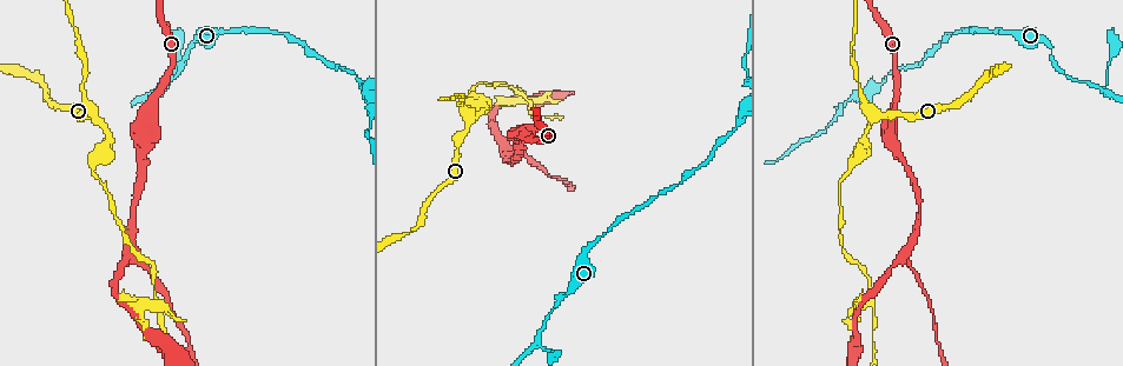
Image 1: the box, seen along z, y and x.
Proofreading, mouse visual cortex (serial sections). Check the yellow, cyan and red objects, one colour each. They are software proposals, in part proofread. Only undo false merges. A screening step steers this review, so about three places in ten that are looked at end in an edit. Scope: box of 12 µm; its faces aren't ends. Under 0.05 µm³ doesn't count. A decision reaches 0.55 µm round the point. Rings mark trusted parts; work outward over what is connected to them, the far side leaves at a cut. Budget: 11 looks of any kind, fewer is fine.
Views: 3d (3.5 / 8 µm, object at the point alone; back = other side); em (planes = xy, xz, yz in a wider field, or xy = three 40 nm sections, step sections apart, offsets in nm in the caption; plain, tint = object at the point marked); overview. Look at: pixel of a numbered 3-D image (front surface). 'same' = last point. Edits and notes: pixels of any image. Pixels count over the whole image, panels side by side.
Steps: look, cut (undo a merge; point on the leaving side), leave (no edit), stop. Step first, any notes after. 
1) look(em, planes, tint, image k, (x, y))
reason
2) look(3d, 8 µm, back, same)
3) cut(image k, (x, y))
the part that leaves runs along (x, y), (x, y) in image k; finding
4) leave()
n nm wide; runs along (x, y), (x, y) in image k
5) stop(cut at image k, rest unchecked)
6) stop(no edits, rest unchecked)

look(3d, 3.5 µm, image 1, (81, 80))
a narrow waist

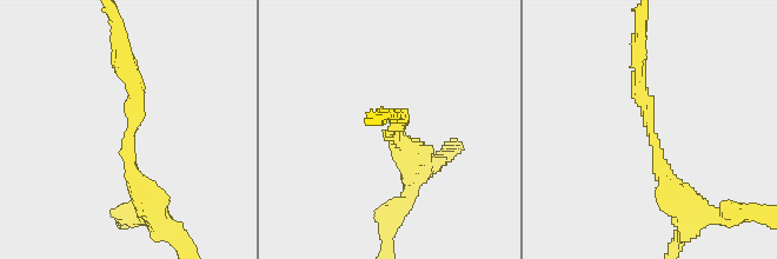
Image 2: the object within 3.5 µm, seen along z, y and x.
look(em, xy, step 1, tint, image 2, (125, 133))
arms of 200, 300 nm; need the tissue

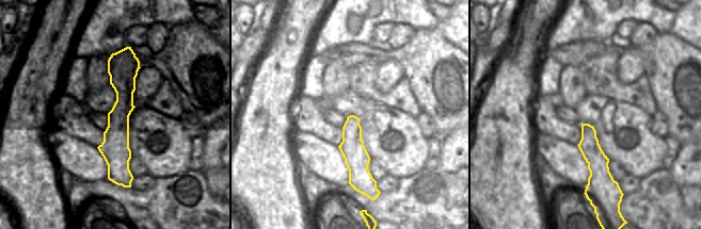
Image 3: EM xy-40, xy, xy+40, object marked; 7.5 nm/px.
leave()
runs along (128, 49), (128, 183) in image 3; one cell here

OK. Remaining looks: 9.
look(3d, 3.5 µm, image 1, (1051, 52))
sudden change in width

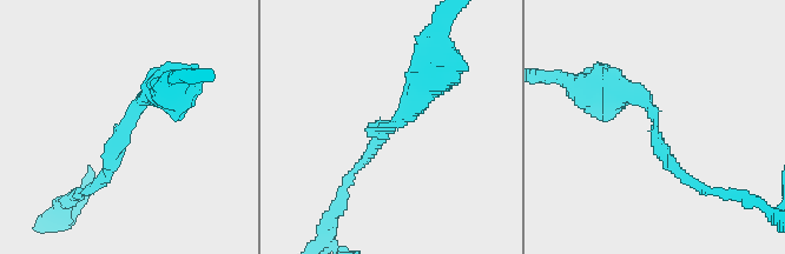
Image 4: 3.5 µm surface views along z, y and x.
look(em, xy, step 5, plain, image 4, (126, 126))
arms of 150, 350 nm; shape alone is not enough

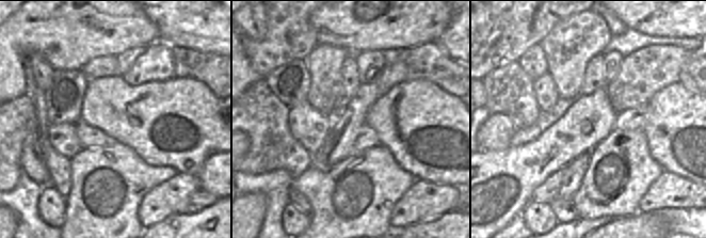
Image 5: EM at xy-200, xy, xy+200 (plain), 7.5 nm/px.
look(em, xy, step 5, tint, same)
with the object marked

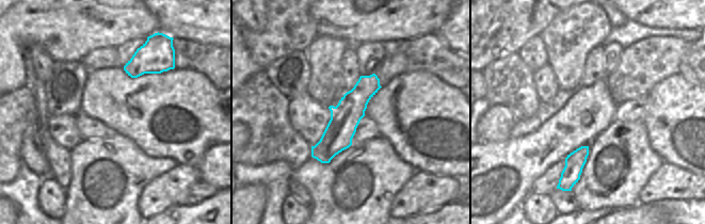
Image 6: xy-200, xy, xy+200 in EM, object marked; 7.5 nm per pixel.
leave()
runs along (373, 77), (341, 128), (315, 155) in image 6; one cell here

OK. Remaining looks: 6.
look(3d, 3.5 µm, image 1, (1100, 90))

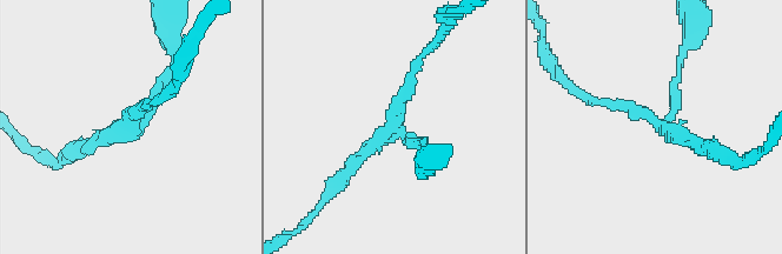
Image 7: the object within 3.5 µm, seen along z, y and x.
look(em, xy, step 5, tint, image 7, (659, 125))
3 arms; arms of 150, 150, 200 nm; need the tissue

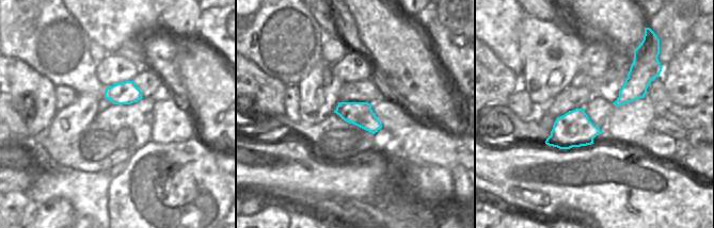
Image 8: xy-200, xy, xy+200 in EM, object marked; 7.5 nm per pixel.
leave()
180 nm wide; runs along (596, 101), (665, 131), (677, 73) in image 7; continuous, no second cell

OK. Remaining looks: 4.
look(3d, 8 µm, back, image 1, (122, 232))
thin neck

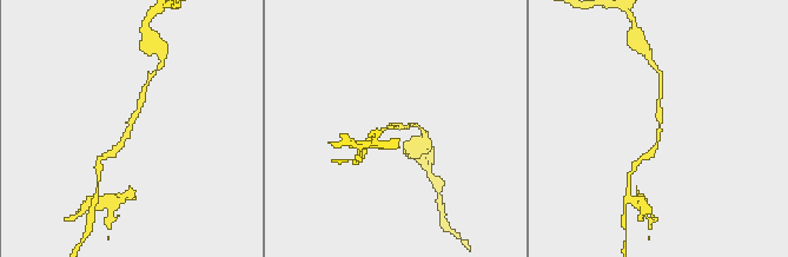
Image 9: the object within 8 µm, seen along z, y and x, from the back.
look(3d, 3.5 µm, image 9, (128, 128))

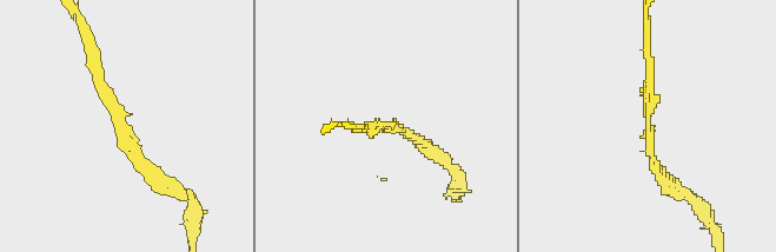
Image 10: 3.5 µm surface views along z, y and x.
look(em, xy, step 3, tint, image 10, (121, 122))
arms of 150, 150 nm; shape alone is not enough

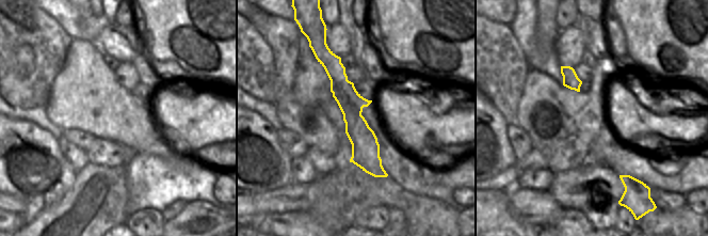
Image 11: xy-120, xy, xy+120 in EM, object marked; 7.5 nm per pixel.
leave()
all the same cell

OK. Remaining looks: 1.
stop(no edits, rest unchecked)

